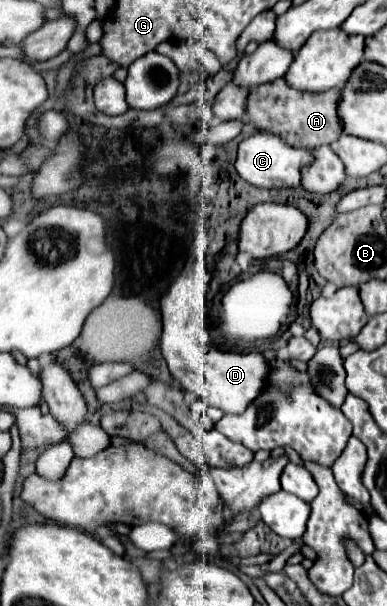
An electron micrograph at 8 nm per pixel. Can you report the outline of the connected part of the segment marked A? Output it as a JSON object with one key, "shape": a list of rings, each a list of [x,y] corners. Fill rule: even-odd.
{"shape":[[[285,78],[257,86],[247,100],[247,122],[257,130],[267,130],[285,138],[297,148],[317,148],[331,144],[341,136],[341,120],[337,116],[337,100],[341,100],[341,88],[331,88],[329,92],[297,92],[289,88]]]}

